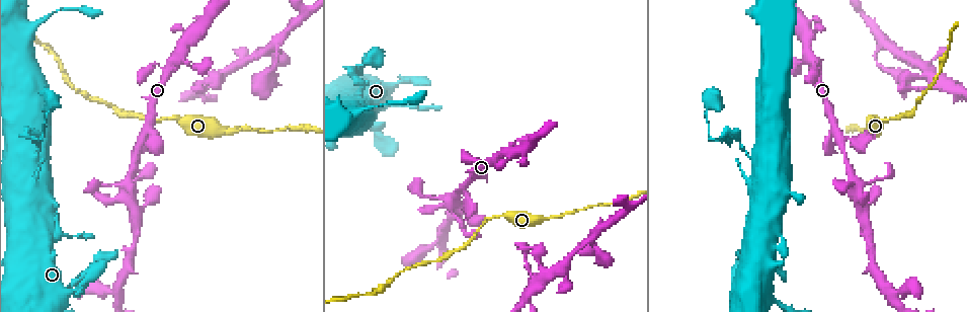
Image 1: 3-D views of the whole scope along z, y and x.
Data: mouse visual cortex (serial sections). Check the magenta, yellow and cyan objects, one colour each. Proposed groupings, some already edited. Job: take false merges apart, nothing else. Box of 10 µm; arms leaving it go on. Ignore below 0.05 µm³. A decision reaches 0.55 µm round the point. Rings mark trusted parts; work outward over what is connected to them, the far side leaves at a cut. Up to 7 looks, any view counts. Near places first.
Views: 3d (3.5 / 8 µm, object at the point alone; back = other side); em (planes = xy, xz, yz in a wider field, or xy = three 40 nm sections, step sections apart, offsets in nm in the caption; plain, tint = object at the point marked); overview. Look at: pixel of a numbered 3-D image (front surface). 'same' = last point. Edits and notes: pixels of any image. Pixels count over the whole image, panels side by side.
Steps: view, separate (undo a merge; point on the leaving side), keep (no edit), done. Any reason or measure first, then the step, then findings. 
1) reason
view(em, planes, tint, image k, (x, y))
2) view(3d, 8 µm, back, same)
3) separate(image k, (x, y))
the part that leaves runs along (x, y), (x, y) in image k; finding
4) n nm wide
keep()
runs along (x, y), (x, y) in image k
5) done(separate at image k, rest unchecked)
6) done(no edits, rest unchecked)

a narrow waist
view(3d, 3.5 µm, image 1, (838, 139))

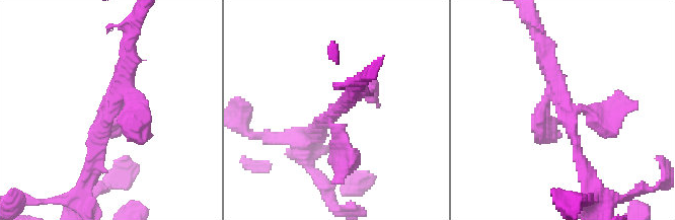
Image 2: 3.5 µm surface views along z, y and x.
keep()
runs along (540, 42), (585, 163) in image 2; continuous, no second cell

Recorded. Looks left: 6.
two arms in line, one across
view(3d, 3.5 µm, image 1, (136, 209))

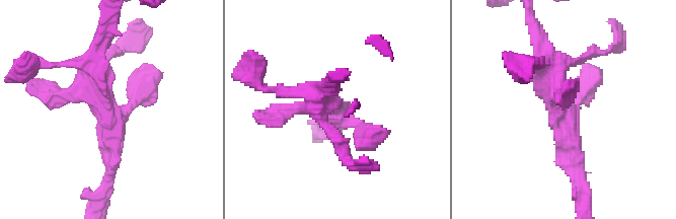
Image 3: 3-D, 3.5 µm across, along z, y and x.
3 arms; arms of 200, 250, 350 nm
view(em, planes, tint, image 3, (564, 117))

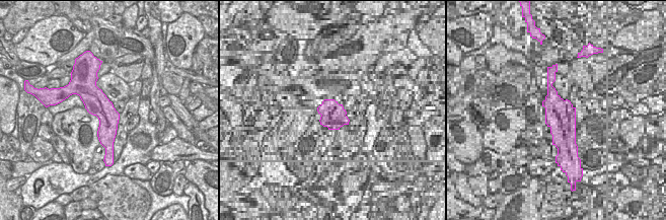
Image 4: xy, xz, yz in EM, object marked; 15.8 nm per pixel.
keep()
runs along (541, 58), (581, 183) in image 3; one cell here

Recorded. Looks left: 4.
abrupt turn
view(3d, 3.5 µm, image 1, (771, 246))

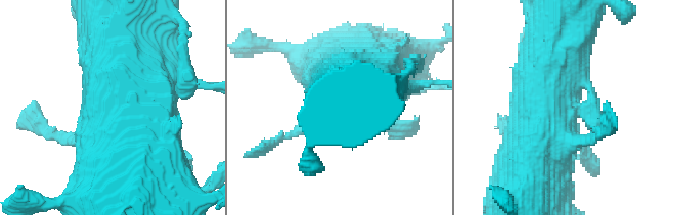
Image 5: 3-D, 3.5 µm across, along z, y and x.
view(em, xy, step 5, tint, image 5, (568, 108))

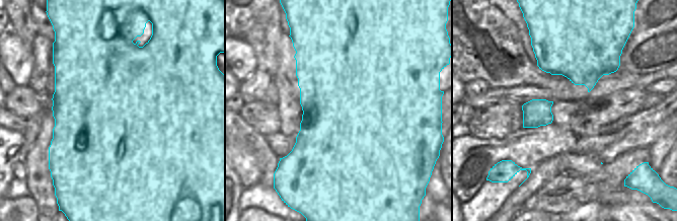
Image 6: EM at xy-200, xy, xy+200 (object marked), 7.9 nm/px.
keep()
runs along (534, 157), (536, 79), (557, 36) in image 5; continuous, no second cell

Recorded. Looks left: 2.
done(no edits, rest unchecked)

